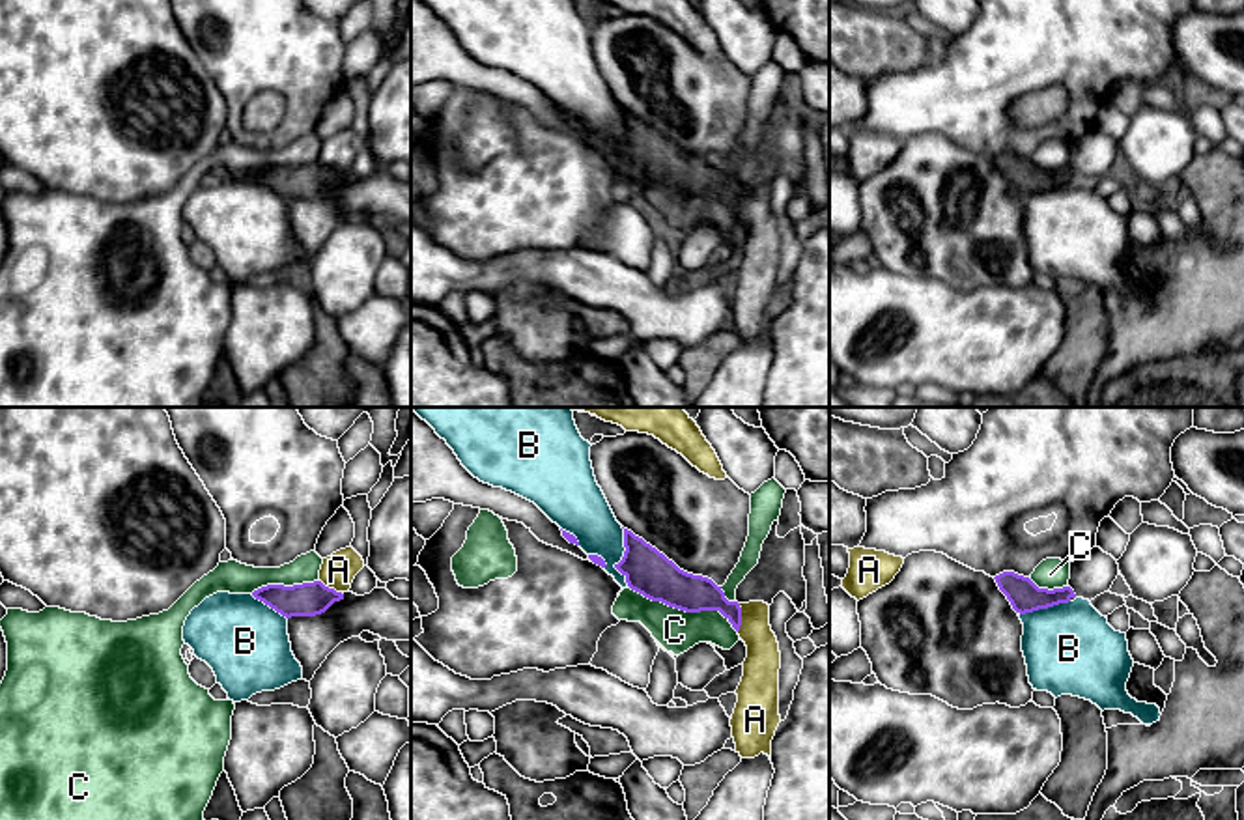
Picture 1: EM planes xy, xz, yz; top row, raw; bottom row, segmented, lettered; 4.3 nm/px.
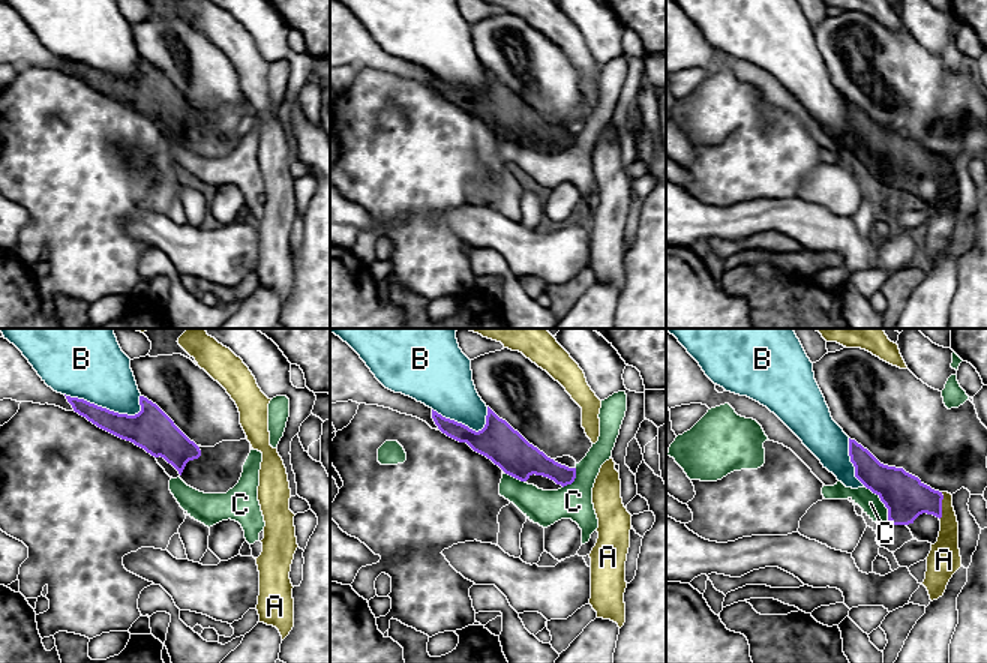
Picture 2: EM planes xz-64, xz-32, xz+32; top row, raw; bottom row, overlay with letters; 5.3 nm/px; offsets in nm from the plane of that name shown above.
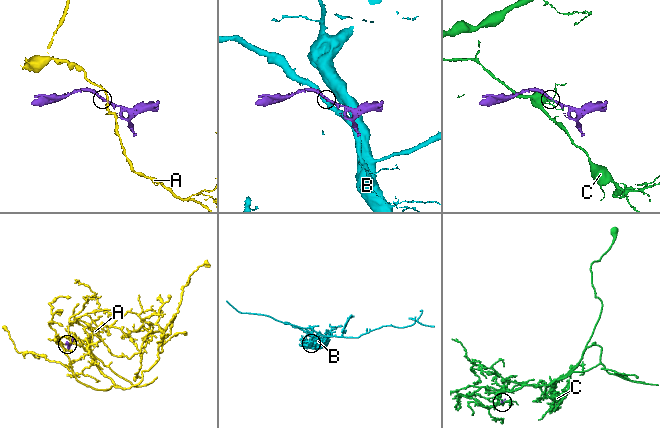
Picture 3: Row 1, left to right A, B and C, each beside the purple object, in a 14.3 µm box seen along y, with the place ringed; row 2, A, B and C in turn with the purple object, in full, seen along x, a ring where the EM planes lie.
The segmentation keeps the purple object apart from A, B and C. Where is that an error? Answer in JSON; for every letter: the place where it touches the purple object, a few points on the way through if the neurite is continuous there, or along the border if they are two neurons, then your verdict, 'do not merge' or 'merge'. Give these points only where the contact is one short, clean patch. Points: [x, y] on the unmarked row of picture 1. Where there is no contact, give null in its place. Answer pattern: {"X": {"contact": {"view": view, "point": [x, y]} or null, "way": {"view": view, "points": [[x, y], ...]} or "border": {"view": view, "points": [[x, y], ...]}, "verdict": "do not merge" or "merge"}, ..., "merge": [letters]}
{"A": {"contact": {"view": "xz", "point": [740, 200]}, "border": {"view": "xz", "points": [[740, 185], [738, 213]]}, "verdict": "do not merge"}, "B": {"contact": {"view": "xz", "point": [622, 139]}, "verdict": "do not merge"}, "C": {"contact": {"view": "xz", "point": [684, 191]}, "verdict": "do not merge"}, "merge": []}

